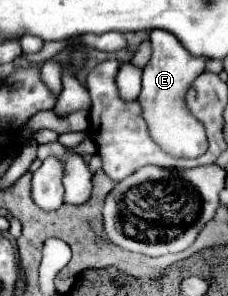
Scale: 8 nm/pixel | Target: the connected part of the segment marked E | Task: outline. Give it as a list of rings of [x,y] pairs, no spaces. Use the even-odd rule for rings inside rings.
[[[153,30],[151,44],[153,56],[143,68],[143,90],[139,94],[149,132],[165,152],[179,158],[197,158],[207,150],[205,128],[197,118],[191,116],[183,102],[183,96],[193,80],[205,70],[207,60],[203,60],[203,56],[191,56],[191,52],[183,48],[177,36],[167,30]]]

